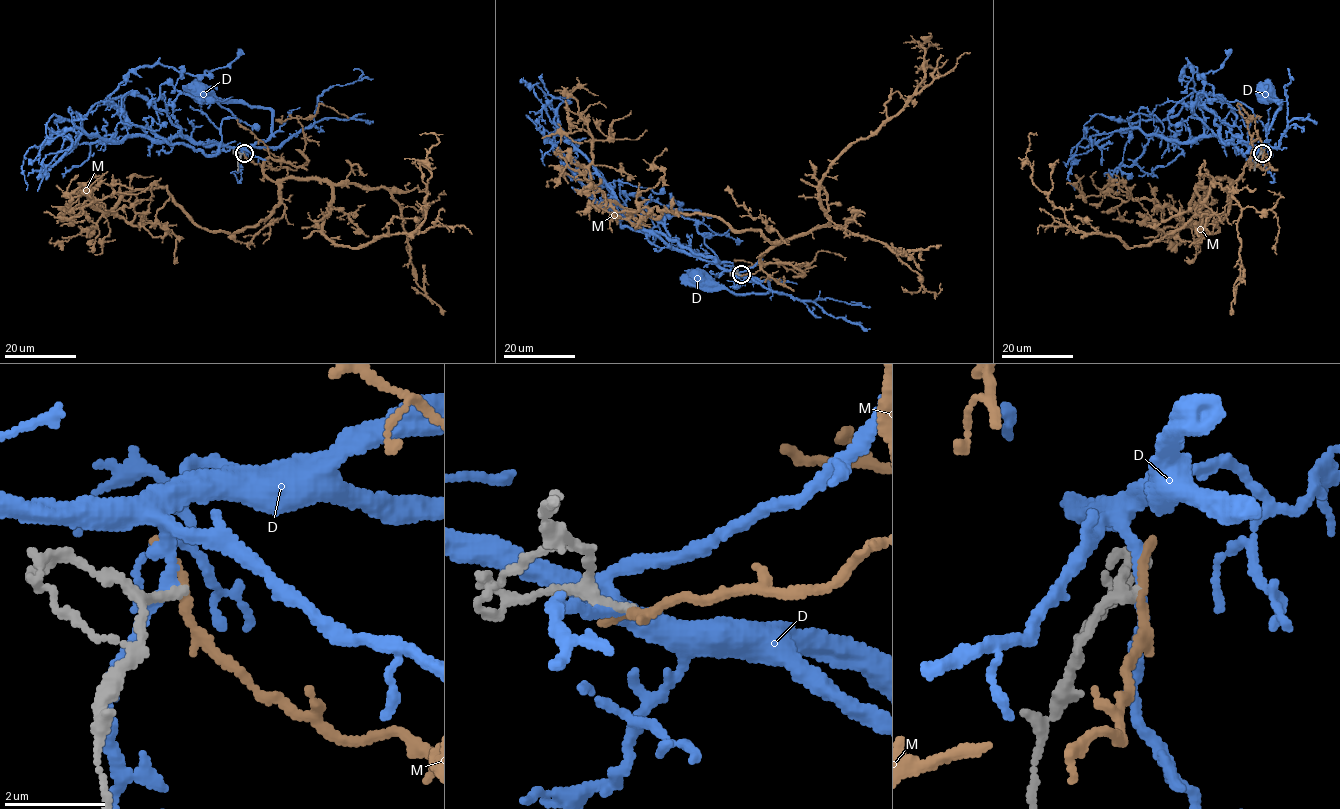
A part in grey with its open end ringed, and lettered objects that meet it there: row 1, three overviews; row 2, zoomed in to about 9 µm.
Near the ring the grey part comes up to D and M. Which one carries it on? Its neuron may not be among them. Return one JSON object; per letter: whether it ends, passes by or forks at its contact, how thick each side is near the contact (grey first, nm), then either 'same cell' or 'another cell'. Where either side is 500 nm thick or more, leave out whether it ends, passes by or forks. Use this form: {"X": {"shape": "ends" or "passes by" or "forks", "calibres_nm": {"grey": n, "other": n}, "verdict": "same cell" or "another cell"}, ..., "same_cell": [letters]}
{"D": {"shape": "passes by", "calibres_nm": {"grey": 180, "other": 240}, "verdict": "another cell"}, "M": {"shape": "passes by", "calibres_nm": {"grey": 140, "other": 160}, "verdict": "another cell"}, "same_cell": []}

